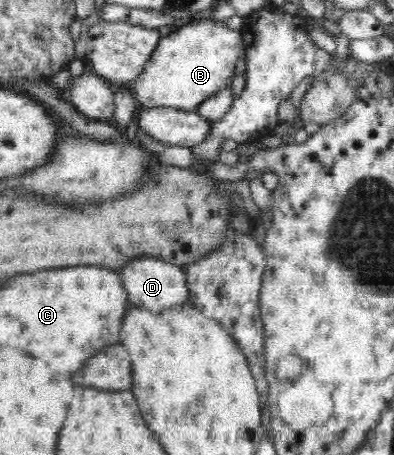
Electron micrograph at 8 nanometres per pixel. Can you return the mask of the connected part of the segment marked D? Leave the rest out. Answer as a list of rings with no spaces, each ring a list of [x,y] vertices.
[[[142,256],[120,269],[122,282],[129,296],[129,304],[150,311],[168,312],[174,307],[192,306],[188,281],[183,267],[150,256]]]

